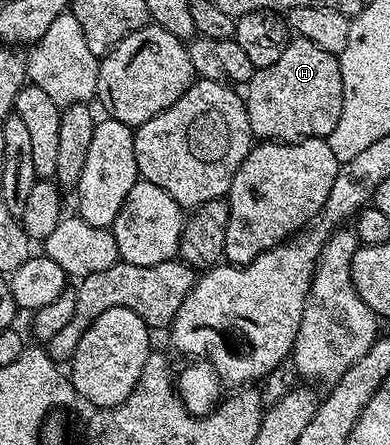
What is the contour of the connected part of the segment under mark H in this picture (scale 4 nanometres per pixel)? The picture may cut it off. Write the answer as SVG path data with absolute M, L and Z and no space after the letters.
M300 38L290 39L287 50L283 50L276 62L254 71L244 89L243 99L251 130L258 141L279 140L282 144L291 144L299 140L328 138L343 114L343 74L340 59L323 50L323 46L315 46L315 42Z

